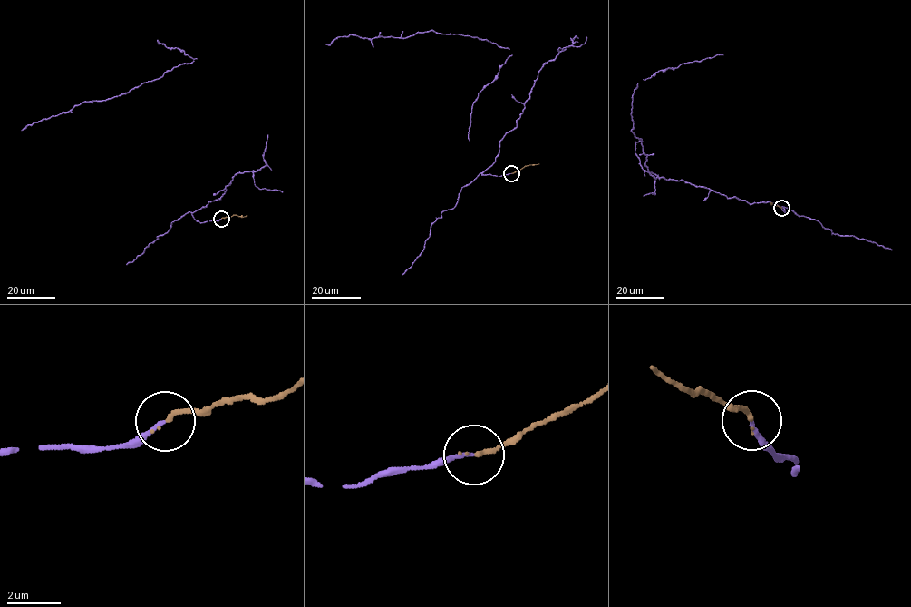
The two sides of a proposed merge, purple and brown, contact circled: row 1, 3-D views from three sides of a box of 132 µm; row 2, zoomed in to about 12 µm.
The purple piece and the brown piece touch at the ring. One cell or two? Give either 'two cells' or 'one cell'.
one cell

